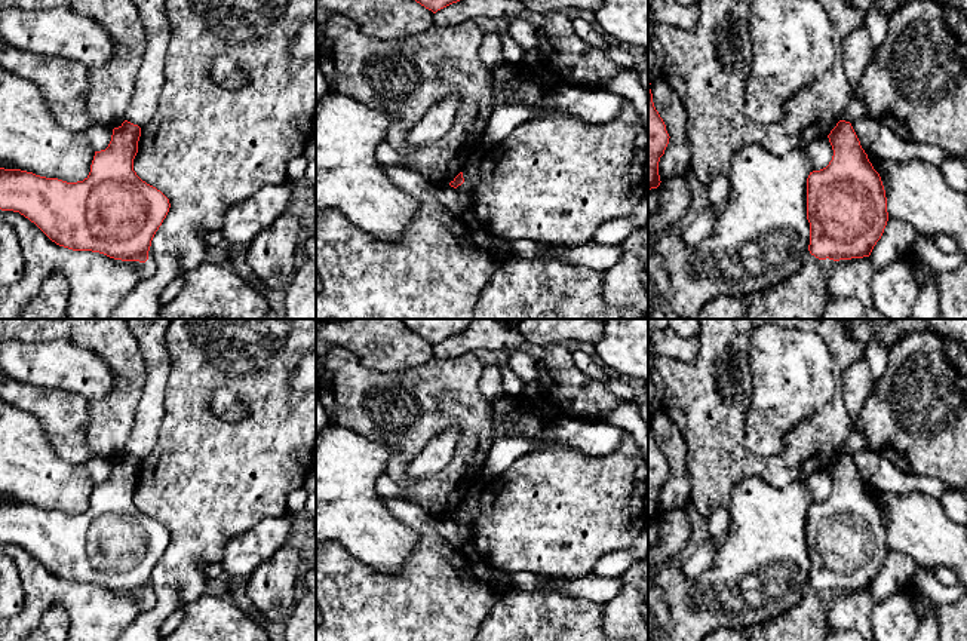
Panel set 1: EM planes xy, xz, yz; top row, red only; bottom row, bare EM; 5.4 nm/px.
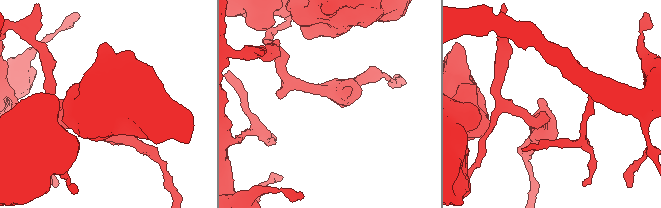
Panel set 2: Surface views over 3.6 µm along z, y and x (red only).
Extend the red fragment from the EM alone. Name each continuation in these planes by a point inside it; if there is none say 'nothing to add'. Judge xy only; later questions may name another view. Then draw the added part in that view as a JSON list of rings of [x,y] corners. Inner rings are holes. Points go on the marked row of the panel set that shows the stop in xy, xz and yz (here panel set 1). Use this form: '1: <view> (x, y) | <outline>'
nothing to add

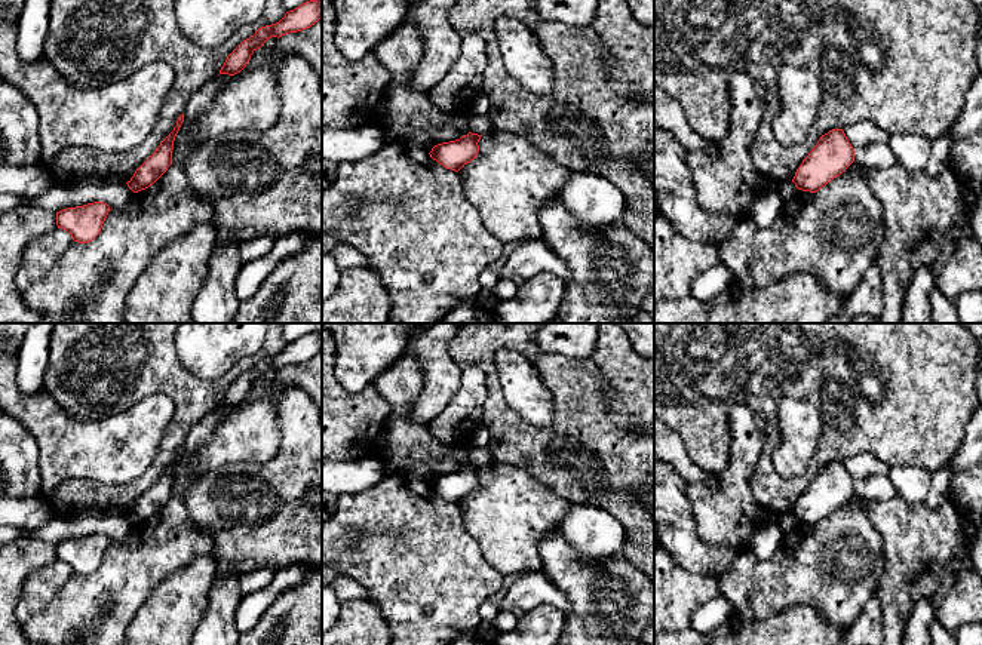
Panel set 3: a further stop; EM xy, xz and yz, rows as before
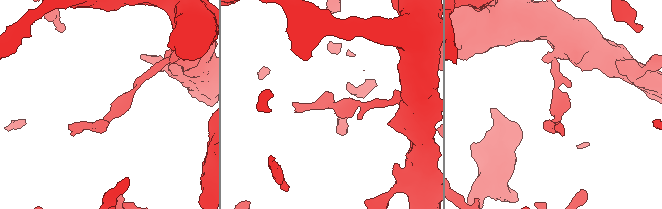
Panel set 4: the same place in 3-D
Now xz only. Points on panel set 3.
nothing to add

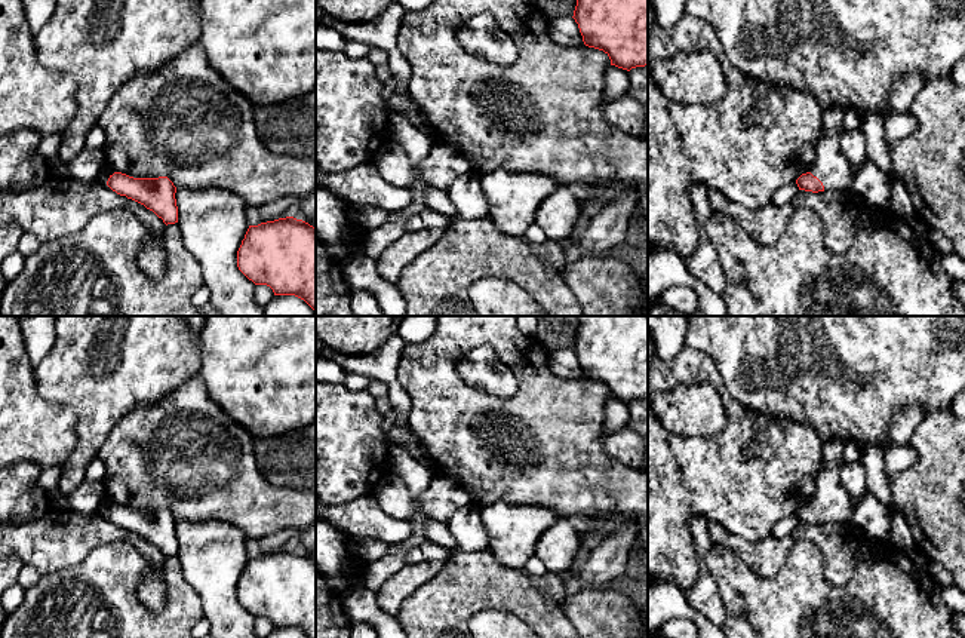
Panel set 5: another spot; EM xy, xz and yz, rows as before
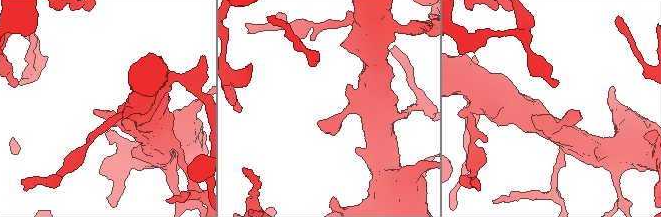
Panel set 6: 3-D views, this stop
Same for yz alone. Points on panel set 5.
1: yz (830, 166) | [[[821,108],[821,137],[817,142],[817,156],[811,174],[827,191],[851,191],[854,168],[840,153],[840,123],[846,108]]]

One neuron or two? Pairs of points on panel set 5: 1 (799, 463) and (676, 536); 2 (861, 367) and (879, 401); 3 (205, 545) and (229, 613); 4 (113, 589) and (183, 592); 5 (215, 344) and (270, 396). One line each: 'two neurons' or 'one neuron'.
1: one neuron
2: one neuron
3: one neuron
4: one neuron
5: one neuron

